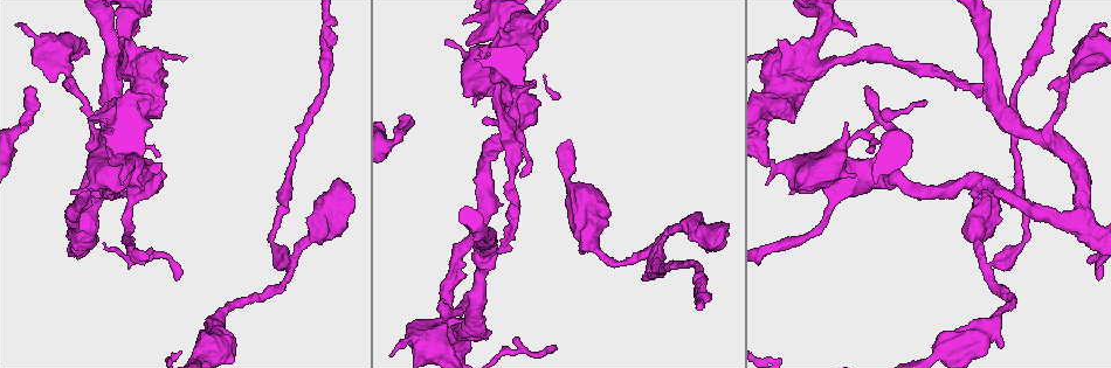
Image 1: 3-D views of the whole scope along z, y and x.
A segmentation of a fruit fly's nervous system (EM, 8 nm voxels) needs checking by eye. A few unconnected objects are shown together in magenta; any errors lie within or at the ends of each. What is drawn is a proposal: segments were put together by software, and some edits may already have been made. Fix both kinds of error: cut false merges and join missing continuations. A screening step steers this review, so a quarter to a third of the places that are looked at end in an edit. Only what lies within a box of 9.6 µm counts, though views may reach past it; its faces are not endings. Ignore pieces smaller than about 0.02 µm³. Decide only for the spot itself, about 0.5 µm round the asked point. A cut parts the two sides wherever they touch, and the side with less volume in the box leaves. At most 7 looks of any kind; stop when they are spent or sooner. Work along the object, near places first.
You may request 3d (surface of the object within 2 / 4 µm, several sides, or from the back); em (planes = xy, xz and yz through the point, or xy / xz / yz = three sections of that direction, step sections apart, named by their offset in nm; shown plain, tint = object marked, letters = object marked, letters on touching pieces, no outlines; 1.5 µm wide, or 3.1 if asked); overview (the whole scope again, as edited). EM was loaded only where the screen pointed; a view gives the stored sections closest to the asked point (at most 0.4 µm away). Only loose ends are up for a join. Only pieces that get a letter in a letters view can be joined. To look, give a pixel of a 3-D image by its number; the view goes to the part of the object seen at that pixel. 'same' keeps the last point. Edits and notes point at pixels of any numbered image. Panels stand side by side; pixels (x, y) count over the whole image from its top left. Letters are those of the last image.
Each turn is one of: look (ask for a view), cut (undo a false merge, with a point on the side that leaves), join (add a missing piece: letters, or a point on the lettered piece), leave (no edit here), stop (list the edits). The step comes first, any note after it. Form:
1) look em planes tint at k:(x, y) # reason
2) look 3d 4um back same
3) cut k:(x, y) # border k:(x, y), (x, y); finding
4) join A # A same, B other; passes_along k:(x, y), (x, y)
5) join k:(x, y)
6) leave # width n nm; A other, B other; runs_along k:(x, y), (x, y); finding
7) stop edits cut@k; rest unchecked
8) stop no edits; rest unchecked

look em planes letters at 1:(124, 42) # thick end

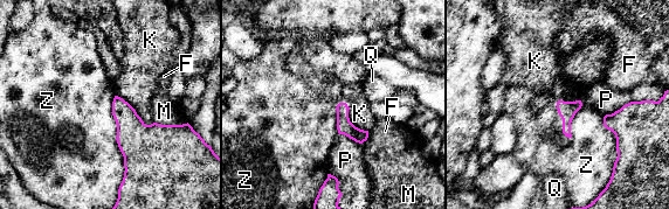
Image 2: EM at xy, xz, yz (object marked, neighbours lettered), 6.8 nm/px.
leave # F other, K other, M other, P other, Q other, Z other; border 2:(115, 95), (121, 185); none of them fits

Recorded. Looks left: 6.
look em planes plain at 1:(507, 104) # an open end

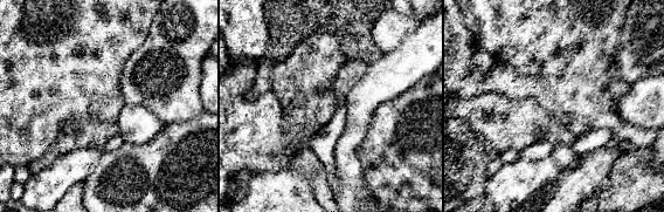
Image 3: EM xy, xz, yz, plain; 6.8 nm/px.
look em planes letters same

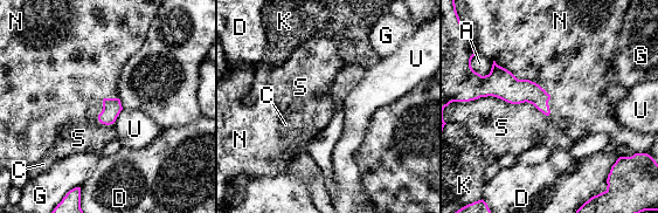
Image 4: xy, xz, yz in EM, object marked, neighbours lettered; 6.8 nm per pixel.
leave # longest_contact S 500 nm; A other, C other, D other, G other, K other, N other, S other, U other; border 4:(511, 73), (549, 95), (548, 116); none of them fits

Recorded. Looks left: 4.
look 3d 2um at 1:(580, 252) # thick end

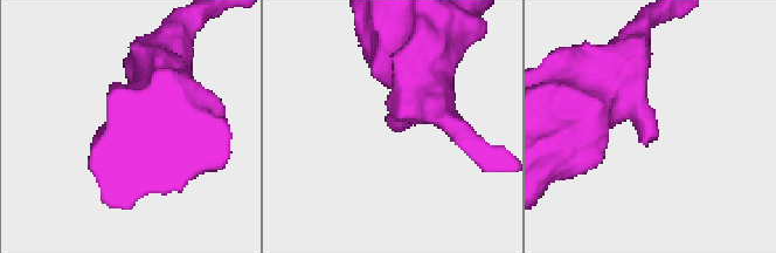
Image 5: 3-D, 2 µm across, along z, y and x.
look em 3.1um planes plain at 5:(646, 145) # now the EM

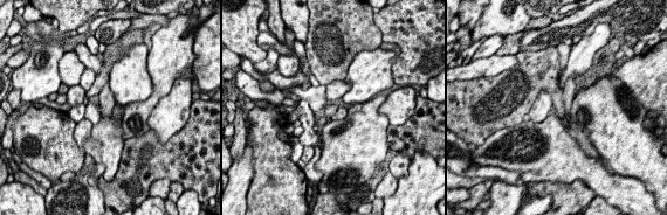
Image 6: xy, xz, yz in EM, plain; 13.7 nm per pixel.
look em 3.1um planes letters same # see the neighbours

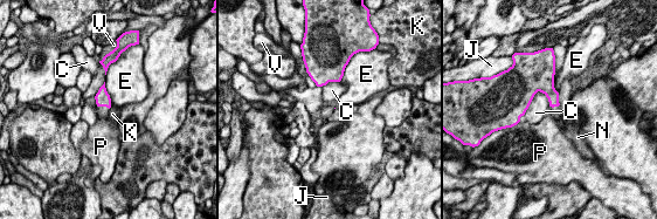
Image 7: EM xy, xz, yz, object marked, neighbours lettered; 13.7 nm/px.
join N # longest_contact C 420 nm; C other, E other, J other, K other, N same, P other, V other; it goes on there

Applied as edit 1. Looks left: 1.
stop edits join@7; rest unchecked

